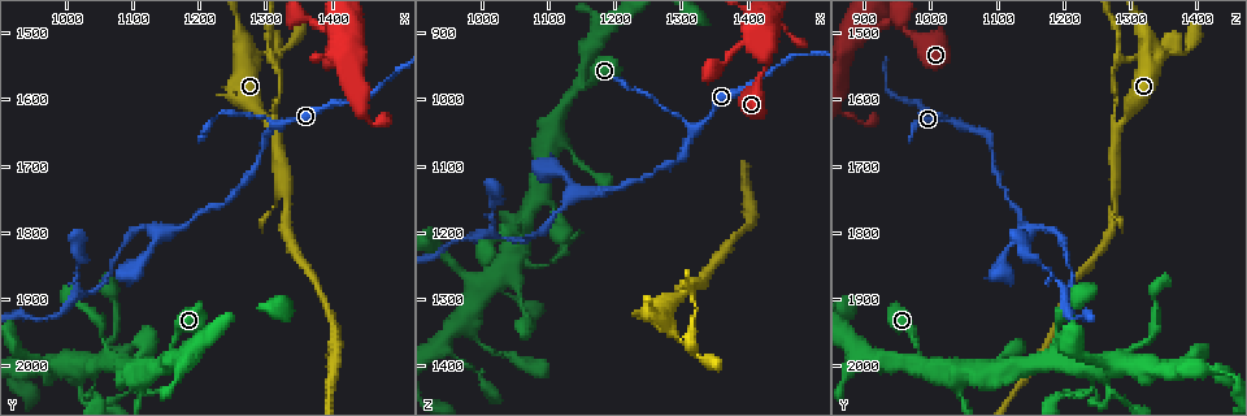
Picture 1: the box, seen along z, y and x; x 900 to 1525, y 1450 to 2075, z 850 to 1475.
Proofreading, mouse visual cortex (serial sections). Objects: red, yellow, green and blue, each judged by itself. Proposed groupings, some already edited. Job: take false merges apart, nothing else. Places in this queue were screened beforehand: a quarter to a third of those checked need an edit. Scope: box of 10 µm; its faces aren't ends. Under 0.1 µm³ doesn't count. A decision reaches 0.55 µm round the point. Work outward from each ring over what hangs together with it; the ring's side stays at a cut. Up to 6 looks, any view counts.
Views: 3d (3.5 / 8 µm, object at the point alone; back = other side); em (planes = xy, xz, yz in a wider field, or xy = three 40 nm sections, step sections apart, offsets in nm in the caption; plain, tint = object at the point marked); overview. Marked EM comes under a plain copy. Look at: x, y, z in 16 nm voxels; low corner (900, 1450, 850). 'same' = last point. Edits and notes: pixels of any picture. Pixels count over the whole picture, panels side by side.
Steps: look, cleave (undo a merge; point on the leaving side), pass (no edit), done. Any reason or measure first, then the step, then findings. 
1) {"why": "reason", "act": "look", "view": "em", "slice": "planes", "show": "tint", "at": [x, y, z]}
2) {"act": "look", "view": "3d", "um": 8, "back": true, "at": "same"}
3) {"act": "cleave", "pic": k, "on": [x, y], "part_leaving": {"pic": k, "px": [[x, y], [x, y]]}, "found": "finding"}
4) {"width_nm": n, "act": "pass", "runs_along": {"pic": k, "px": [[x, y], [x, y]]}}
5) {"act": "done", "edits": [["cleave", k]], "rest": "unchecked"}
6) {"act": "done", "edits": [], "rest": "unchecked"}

{"why": "sharp bend", "act": "look", "view": "3d", "um": 3.5, "at": [1315, 1520, 1365]}

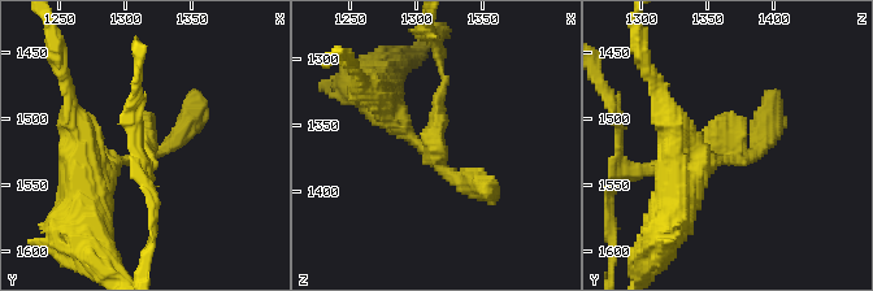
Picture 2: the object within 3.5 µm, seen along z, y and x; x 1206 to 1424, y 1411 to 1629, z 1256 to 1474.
{"why": "need the tissue", "act": "look", "view": "em", "slice": "xy", "step": 3, "show": "tint", "at": [1312, 1522, 1370]}

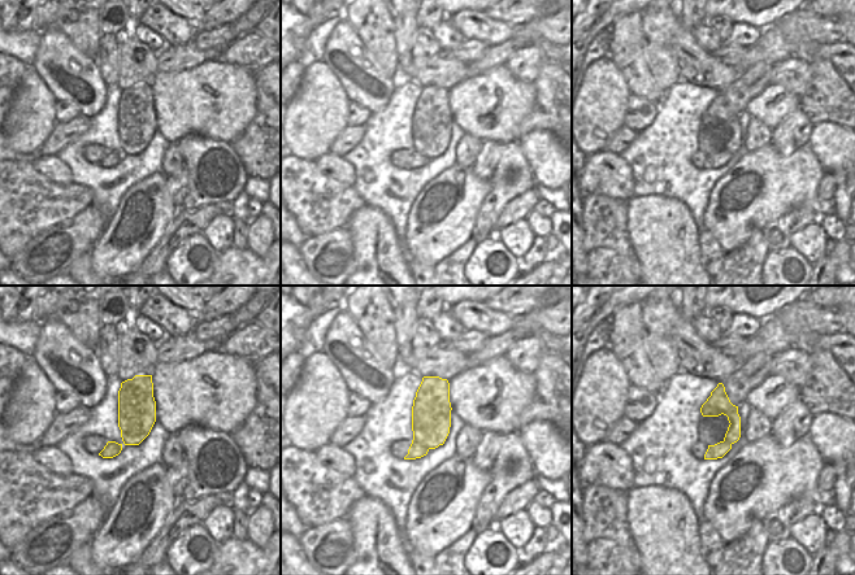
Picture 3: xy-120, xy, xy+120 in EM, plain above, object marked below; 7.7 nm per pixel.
{"why": "another direction", "act": "look", "view": "em", "slice": "xy", "step": 5, "show": "tint", "at": "same"}

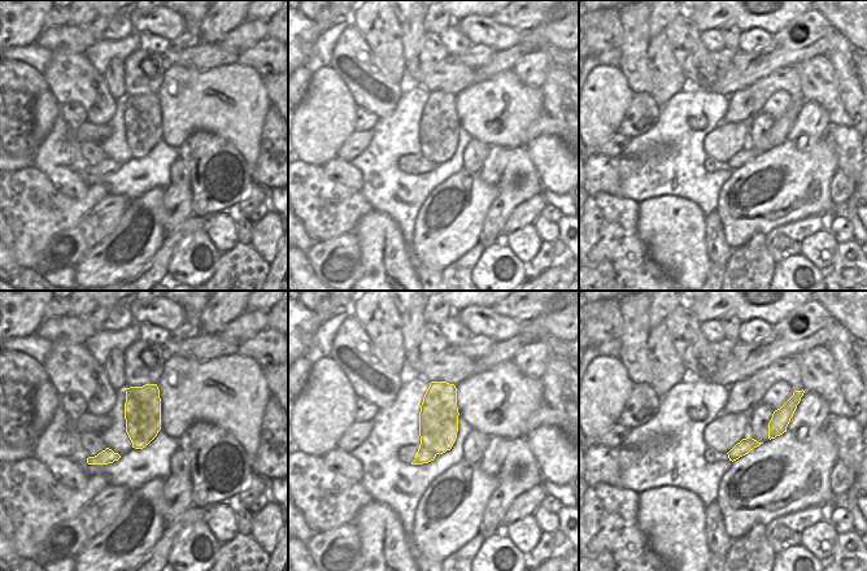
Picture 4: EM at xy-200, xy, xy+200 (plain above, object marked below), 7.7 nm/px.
{"act": "cleave", "pic": 2, "on": [439, 101], "part_leaving": {"pic": 2, "px": [[429, 150], [444, 83], [437, 43]]}, "found": "two cells meet here"}

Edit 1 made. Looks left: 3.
{"why": "sharp bend", "act": "look", "view": "3d", "um": 3.5, "at": [1020, 1890, 1210]}

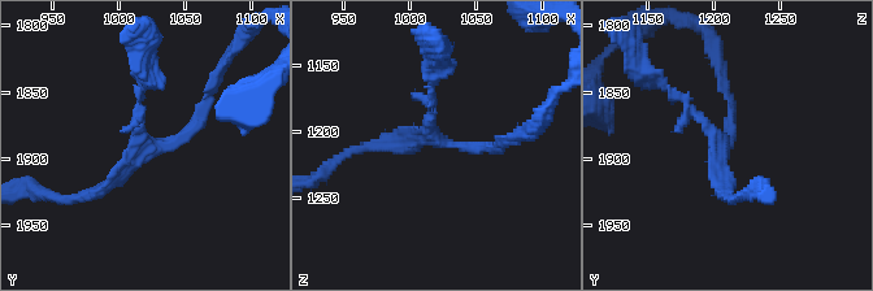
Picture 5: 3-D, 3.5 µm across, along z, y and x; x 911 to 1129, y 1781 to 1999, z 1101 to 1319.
{"why": "now the EM", "act": "look", "view": "em", "slice": "xy", "step": 1, "show": "tint", "at": [1022, 1894, 1210]}

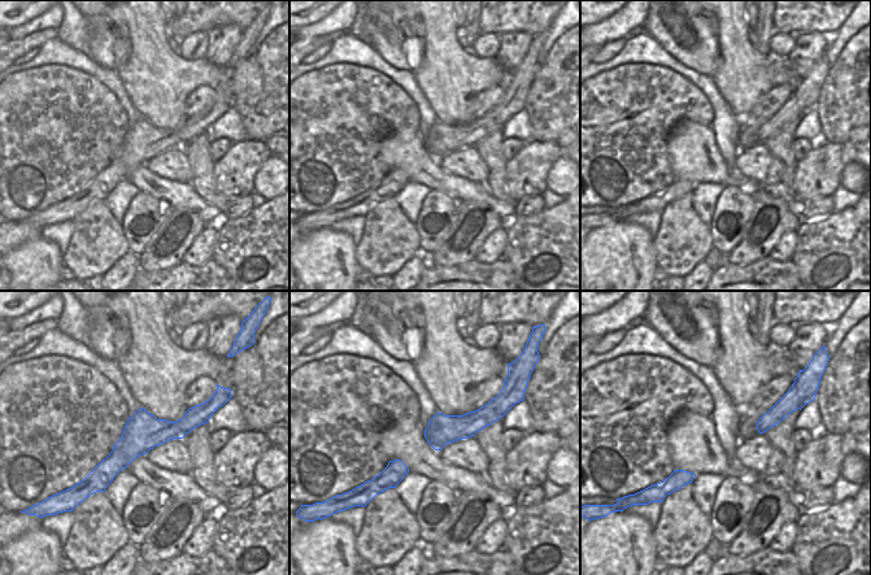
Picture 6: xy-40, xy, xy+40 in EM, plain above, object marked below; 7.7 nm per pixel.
{"act": "look", "view": "em", "slice": "planes", "show": "tint", "at": "same"}

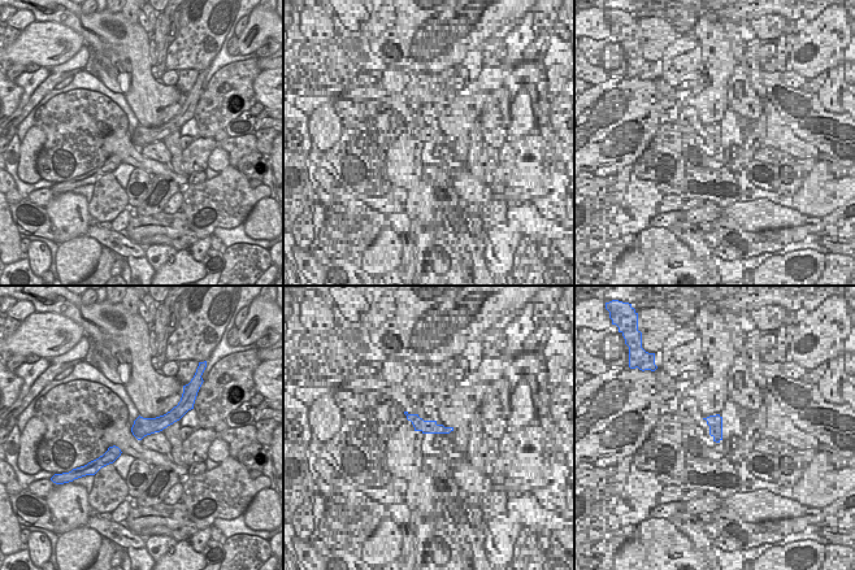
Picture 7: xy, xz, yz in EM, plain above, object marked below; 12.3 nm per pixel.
{"act": "pass", "runs_along": {"pic": 5, "px": [[502, 147], [438, 143], [434, 83]]}, "found": "one cell here"}

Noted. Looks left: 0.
{"act": "done", "edits": [["cleave", 2]], "rest": "unchecked"}

